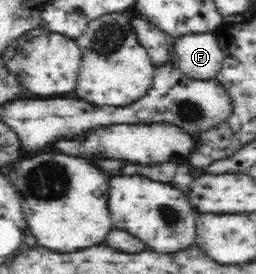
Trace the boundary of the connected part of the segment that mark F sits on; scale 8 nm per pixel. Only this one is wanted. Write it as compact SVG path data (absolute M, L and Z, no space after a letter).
M190 34L174 44L174 64L189 78L216 78L225 59L222 38L216 40L214 34Z

